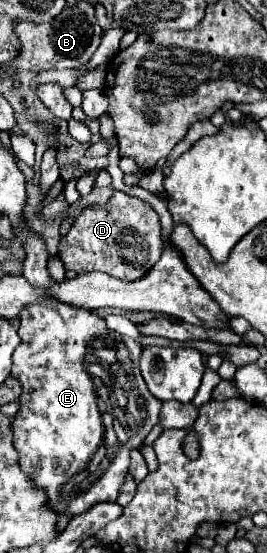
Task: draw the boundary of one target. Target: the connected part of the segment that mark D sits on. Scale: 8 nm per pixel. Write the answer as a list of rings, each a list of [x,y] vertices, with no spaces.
[[[115,192],[107,202],[103,204],[95,204],[95,206],[87,206],[77,220],[73,222],[71,230],[67,232],[67,236],[59,242],[59,258],[63,262],[63,266],[67,270],[73,270],[77,274],[85,274],[85,272],[105,272],[113,278],[121,278],[121,280],[139,280],[141,276],[145,276],[145,272],[161,258],[161,224],[159,224],[159,216],[157,212],[151,208],[151,204],[133,198],[125,192]]]

